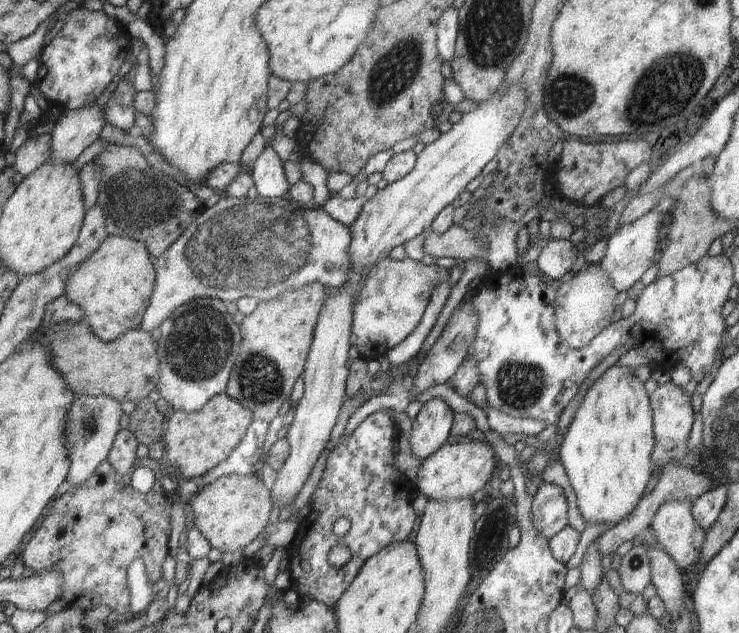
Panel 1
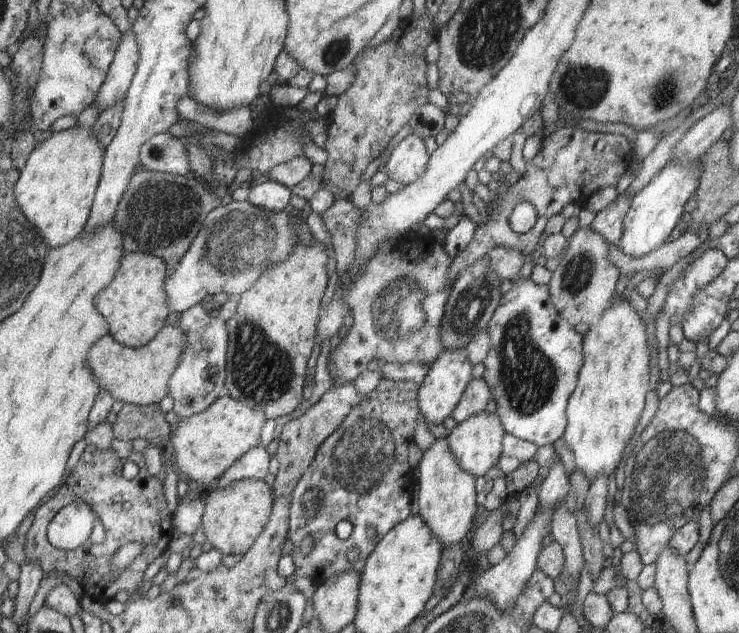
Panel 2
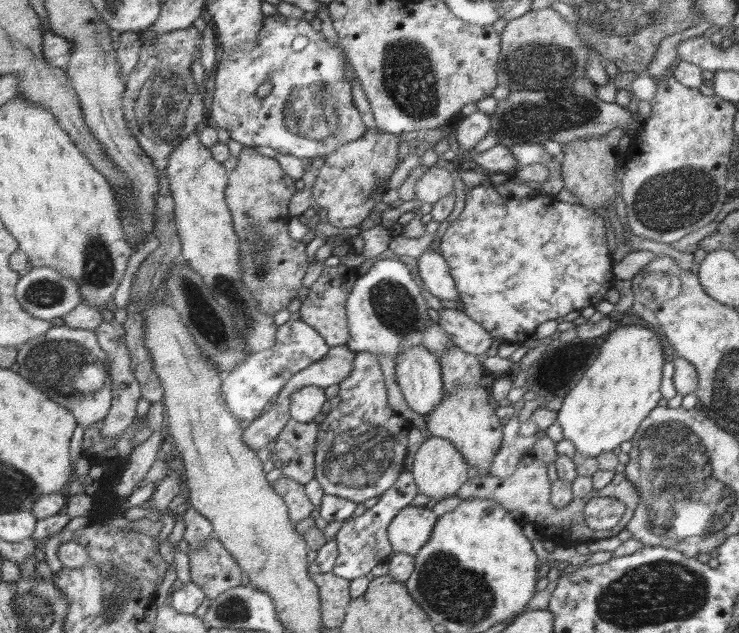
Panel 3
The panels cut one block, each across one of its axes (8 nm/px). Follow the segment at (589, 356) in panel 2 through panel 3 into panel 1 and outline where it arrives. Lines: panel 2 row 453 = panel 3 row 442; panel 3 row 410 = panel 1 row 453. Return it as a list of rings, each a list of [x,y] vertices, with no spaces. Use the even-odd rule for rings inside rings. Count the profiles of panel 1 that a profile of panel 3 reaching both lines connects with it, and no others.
[[[616,363],[595,380],[573,414],[560,446],[559,460],[564,465],[566,476],[576,493],[577,506],[587,524],[612,526],[620,522],[640,502],[652,478],[651,454],[656,438],[650,397],[644,383],[632,373],[633,370]]]

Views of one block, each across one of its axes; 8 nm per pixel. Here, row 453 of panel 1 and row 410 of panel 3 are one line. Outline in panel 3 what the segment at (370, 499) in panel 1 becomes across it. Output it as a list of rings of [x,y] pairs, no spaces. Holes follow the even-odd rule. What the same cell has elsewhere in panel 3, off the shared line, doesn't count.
[[[370,352],[355,353],[354,368],[339,386],[341,401],[318,424],[315,480],[325,494],[359,504],[384,495],[405,471],[408,432],[413,425],[389,407],[384,373]]]

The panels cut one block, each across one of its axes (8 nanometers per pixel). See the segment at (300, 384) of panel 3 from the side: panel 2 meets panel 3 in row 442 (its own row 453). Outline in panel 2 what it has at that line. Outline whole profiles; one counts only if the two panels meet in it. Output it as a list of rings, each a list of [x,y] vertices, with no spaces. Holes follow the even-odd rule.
[[[262,444],[251,448],[218,479],[217,488],[223,489],[231,482],[242,479],[263,479],[268,473],[270,459]]]

